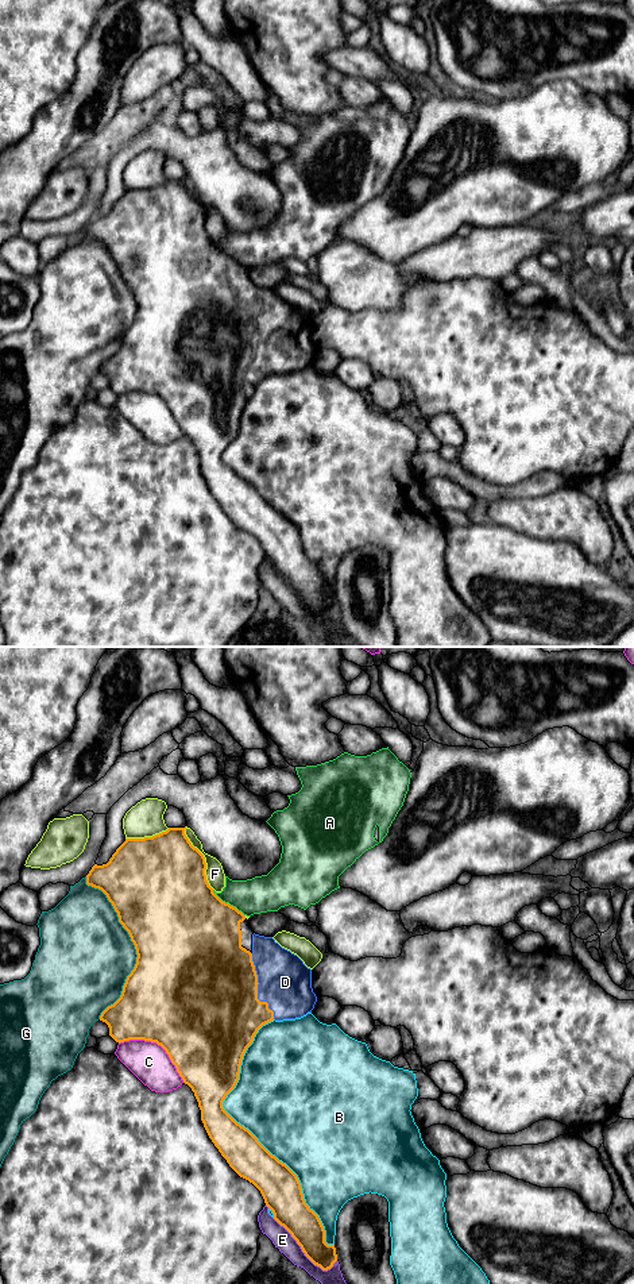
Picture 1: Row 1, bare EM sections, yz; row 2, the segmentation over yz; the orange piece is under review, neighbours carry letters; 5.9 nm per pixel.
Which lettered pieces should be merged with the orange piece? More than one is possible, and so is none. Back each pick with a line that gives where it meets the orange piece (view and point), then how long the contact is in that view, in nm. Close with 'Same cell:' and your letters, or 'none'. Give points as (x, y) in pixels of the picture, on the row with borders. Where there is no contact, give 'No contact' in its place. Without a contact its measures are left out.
D: Touches orange at yz (256, 988). Shared border 420 nm
Same cell: D

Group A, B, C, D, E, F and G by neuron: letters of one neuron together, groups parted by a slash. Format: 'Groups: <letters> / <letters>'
Groups: A / B / C / D / E / F / G

